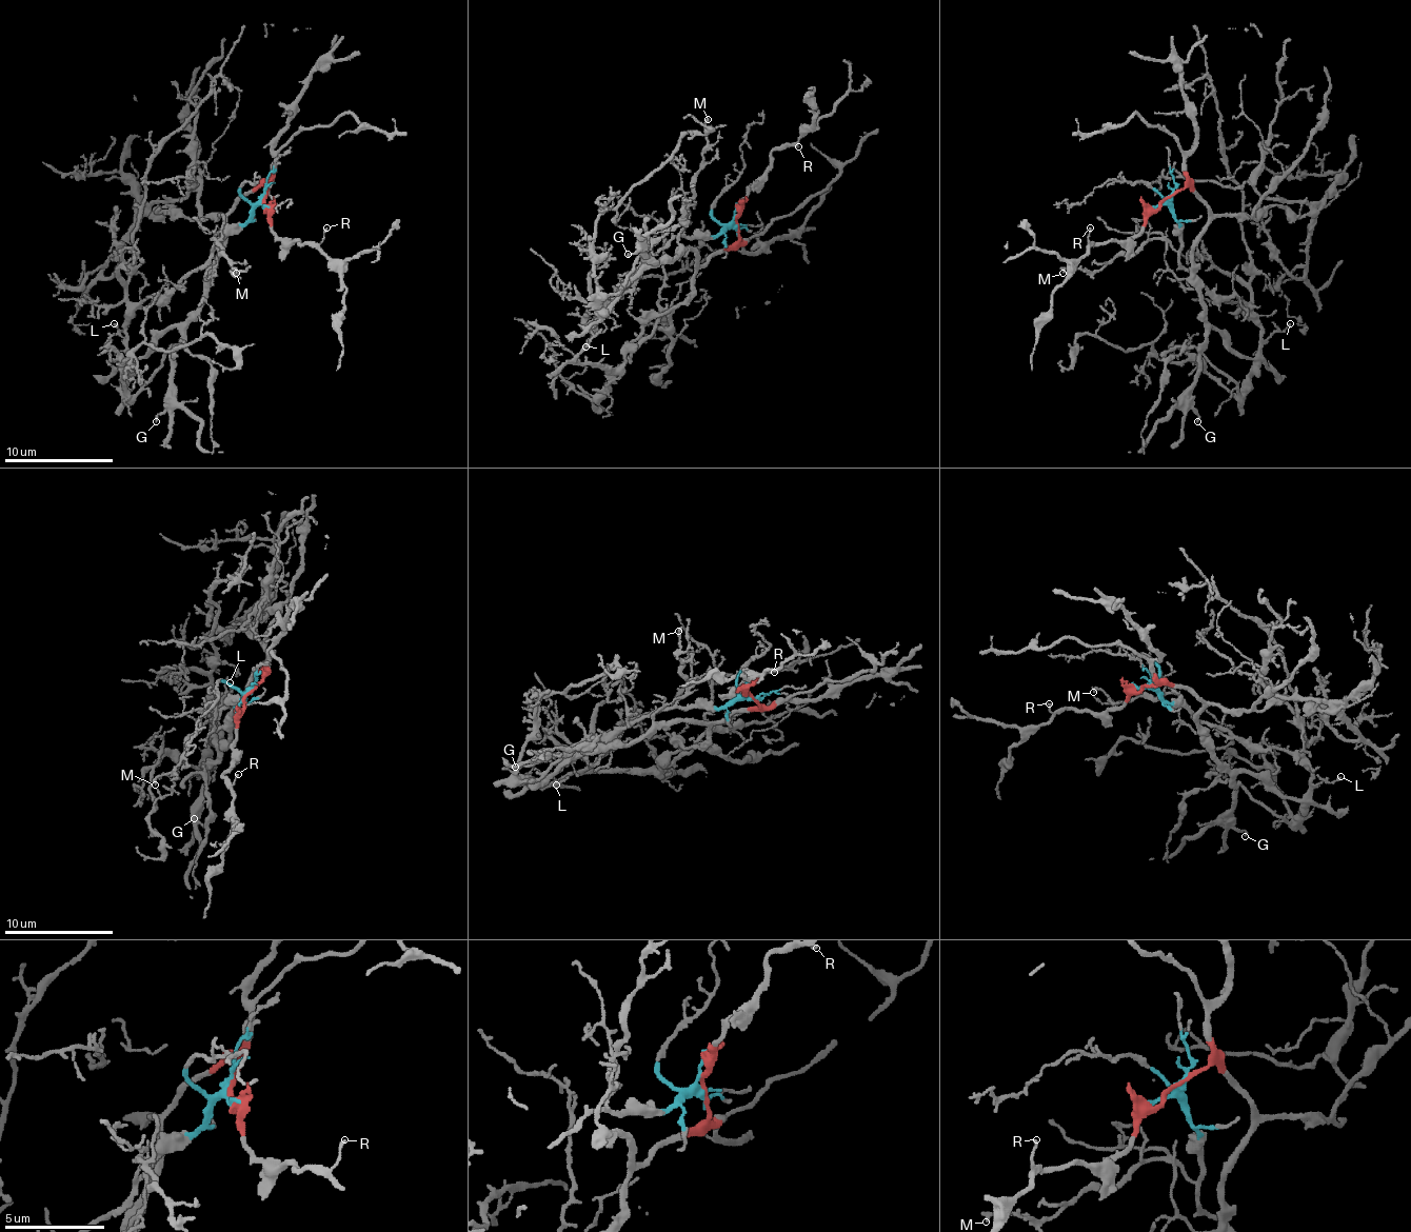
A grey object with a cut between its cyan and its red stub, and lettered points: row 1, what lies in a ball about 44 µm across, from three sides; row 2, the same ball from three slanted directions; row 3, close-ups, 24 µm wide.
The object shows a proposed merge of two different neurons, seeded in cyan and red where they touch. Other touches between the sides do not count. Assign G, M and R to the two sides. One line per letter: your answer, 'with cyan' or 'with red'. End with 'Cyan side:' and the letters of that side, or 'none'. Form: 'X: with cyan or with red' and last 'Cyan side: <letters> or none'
G: with red
M: with cyan
R: with red
Cyan side: M

